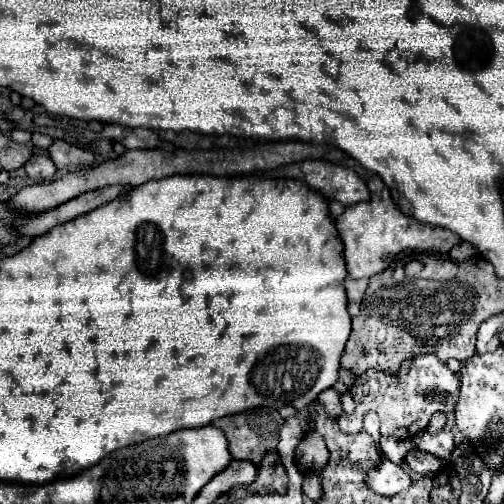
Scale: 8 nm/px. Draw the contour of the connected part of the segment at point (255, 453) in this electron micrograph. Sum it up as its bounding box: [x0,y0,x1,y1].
[211,408,283,464]

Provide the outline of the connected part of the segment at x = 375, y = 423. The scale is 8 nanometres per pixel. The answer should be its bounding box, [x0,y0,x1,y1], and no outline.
[365,412,379,436]

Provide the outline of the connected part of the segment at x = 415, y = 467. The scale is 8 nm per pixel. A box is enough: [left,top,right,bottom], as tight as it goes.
[405,450,443,474]

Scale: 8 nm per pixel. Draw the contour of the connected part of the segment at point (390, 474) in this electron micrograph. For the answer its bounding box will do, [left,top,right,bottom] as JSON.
[365,458,411,496]

